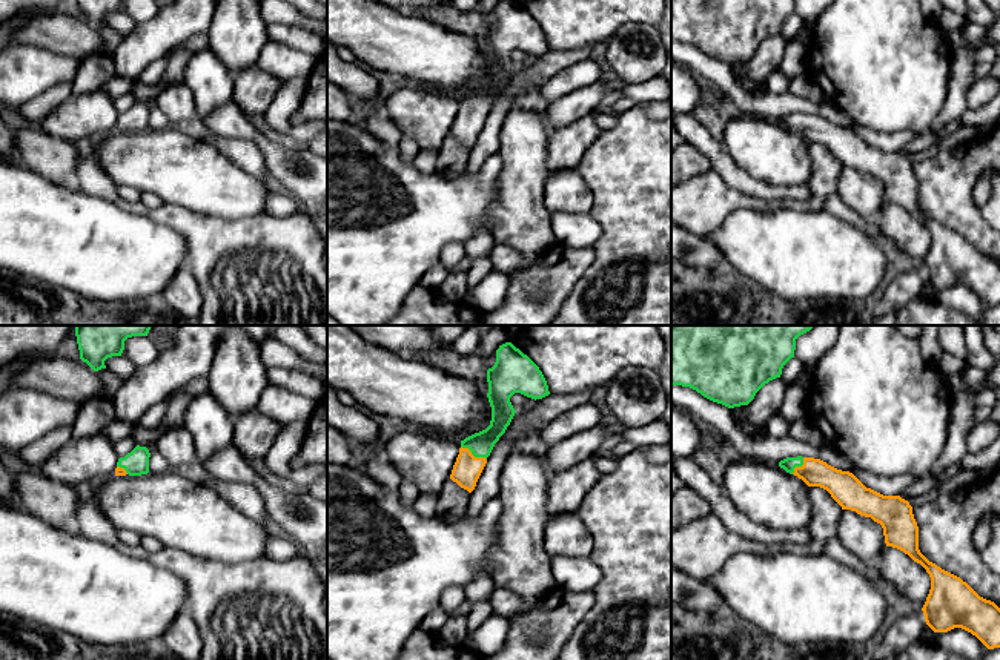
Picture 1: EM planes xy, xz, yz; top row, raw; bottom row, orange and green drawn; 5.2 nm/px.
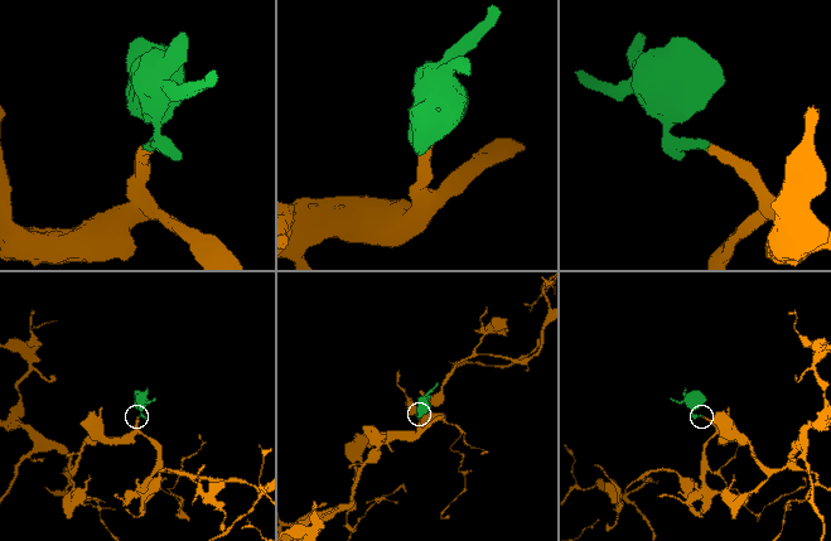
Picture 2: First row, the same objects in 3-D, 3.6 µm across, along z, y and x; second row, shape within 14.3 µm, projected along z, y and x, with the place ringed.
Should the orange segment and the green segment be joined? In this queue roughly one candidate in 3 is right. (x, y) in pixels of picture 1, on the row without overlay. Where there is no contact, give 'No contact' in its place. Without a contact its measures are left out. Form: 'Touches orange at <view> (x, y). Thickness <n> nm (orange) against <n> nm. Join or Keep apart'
Touches orange at xz (472, 111). Thickness 150 nm (orange) against 130 nm. Join

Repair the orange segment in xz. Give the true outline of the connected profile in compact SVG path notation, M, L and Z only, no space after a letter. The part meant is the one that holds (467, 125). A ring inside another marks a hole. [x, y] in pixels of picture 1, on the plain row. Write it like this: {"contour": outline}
{"contour": "M513 0L499 2L496 18L487 26L487 38L487 54L492 63L490 81L461 97L450 130L450 135L469 149L475 146L487 114L516 69L510 54L521 49L536 57L550 51L539 23Z"}

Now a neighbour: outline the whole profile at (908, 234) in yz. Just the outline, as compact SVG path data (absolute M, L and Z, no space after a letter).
M886 203L874 221L883 236L923 264L931 246L931 233L920 219L903 207Z

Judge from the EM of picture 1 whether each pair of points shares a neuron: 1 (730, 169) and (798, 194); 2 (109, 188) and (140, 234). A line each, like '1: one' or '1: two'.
1: one
2: two

